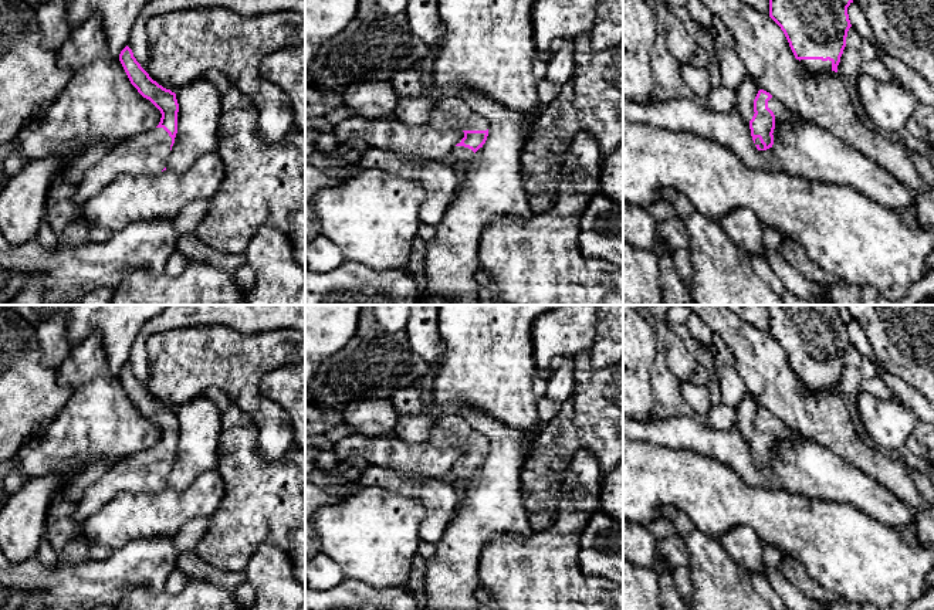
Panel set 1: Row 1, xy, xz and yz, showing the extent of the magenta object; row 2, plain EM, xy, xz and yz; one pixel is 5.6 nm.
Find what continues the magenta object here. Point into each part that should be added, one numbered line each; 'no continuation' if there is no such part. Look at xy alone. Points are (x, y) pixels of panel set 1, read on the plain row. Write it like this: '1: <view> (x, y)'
1: xy (145, 473)

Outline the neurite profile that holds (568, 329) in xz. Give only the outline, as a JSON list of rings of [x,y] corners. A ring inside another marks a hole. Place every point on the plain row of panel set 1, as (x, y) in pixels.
[[[559,305],[532,325],[534,359],[545,370],[556,356],[573,356],[590,349],[599,305]]]

